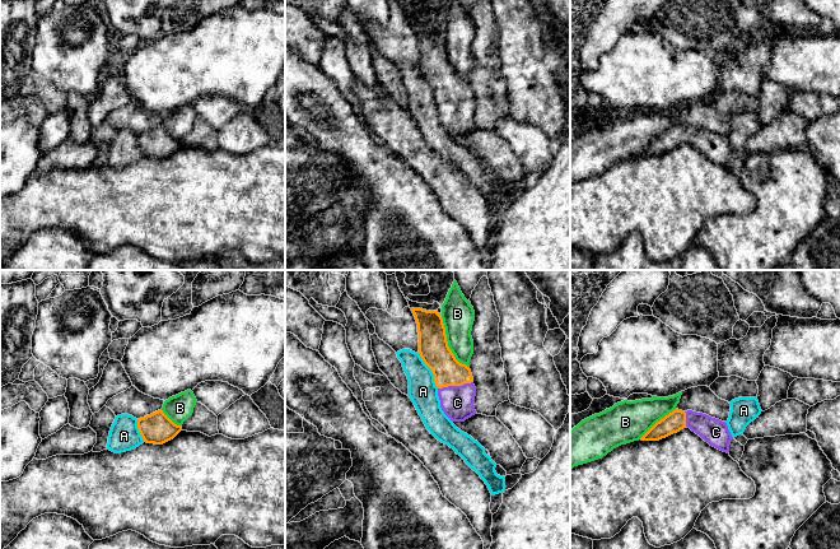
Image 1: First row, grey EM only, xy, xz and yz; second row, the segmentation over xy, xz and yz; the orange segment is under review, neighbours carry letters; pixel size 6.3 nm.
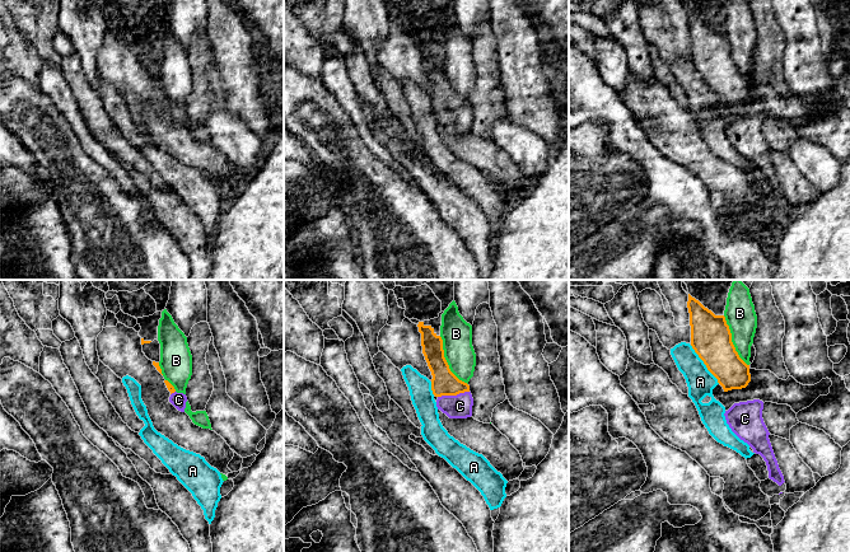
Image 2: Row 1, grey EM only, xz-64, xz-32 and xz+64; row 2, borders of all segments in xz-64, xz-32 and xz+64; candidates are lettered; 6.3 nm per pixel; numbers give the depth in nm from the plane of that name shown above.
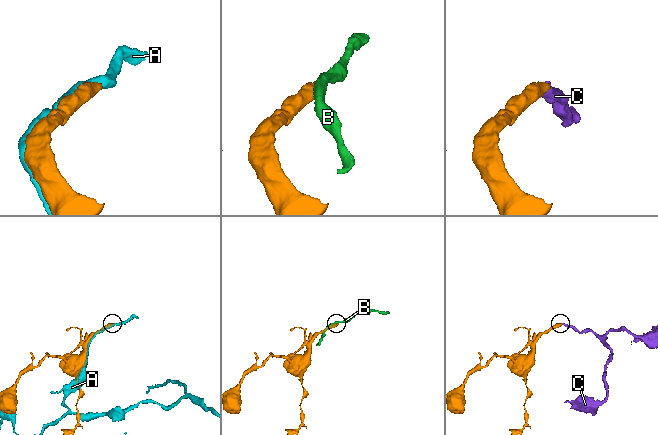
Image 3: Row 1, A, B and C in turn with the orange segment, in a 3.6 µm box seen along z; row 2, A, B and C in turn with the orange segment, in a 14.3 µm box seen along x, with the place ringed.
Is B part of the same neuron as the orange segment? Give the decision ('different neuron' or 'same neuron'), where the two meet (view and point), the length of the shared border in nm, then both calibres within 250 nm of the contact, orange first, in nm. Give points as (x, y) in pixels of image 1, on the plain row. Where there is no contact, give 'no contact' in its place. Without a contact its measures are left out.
different neuron; contact xz (447, 59); length 380 nm; calibres 190 and 200 nm

